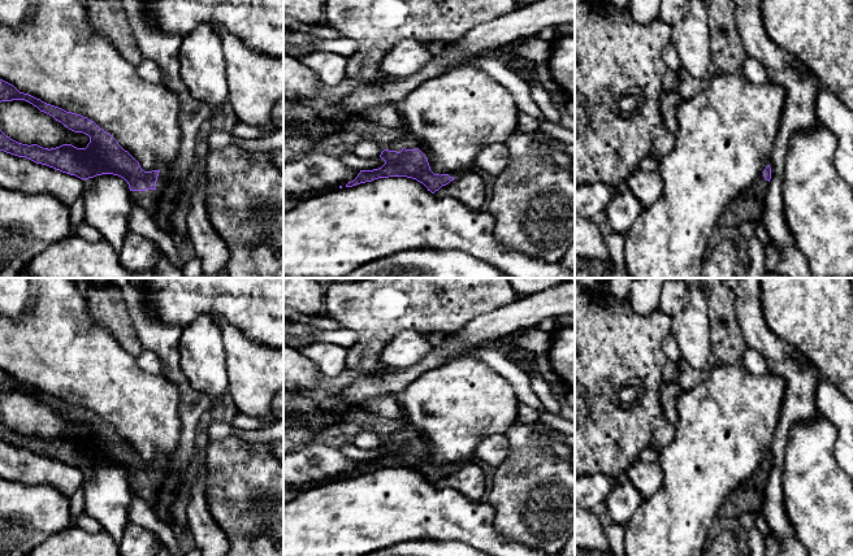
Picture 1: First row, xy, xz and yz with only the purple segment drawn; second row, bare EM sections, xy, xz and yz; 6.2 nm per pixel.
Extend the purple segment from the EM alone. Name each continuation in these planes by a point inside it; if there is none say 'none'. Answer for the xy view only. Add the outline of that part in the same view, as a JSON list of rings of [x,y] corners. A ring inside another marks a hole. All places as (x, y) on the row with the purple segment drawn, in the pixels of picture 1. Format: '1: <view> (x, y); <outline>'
1: xy (150, 199); [[[160,170],[155,190],[131,191],[134,204],[142,205],[147,210],[147,213],[150,213],[153,217],[160,207],[160,199],[168,183],[168,173]]]

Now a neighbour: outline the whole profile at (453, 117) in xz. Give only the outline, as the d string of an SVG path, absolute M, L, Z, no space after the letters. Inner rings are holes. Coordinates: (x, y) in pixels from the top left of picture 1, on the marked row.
M459 66L428 79L404 99L394 104L402 117L403 130L411 136L417 148L426 156L434 174L467 173L475 168L477 155L490 144L505 143L518 127L519 109L512 95L484 70L476 66Z

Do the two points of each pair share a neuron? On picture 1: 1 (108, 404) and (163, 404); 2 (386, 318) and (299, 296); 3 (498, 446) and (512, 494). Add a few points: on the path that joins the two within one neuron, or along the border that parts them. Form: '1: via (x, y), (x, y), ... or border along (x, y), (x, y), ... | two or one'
1: via (121, 404), (150, 404) | one
2: border along (325, 291), (321, 313) | two
3: border along (505, 434), (509, 442), (509, 454), (494, 469) | two

